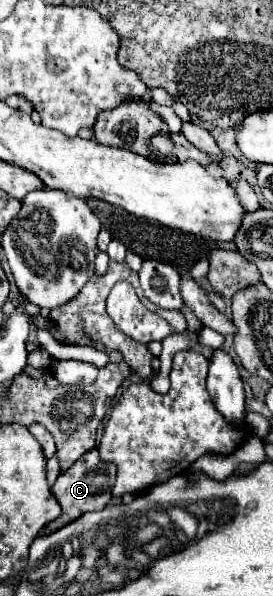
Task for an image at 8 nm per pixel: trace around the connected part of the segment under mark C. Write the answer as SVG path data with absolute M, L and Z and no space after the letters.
M92 448L88 454L84 454L80 460L76 460L68 470L64 470L60 474L60 478L52 486L52 492L62 506L62 514L56 520L52 520L50 524L46 524L42 528L42 534L50 534L50 532L66 526L68 522L76 520L82 512L102 510L112 498L114 478L116 478L116 466L112 462L104 462L98 454L98 448Z

